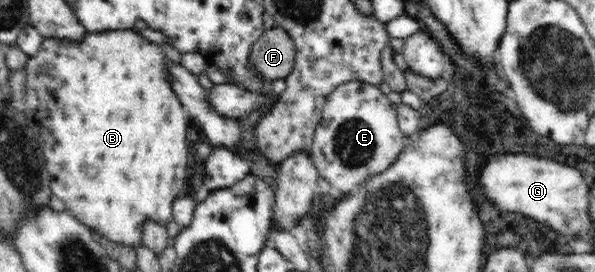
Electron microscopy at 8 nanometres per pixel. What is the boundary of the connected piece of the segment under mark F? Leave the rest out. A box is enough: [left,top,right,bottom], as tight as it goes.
[249,26,295,80]

